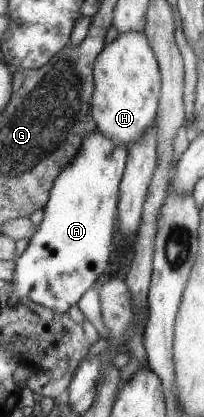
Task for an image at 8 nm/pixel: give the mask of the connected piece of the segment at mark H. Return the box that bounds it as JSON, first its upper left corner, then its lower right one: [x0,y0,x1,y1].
[93,31,162,148]

